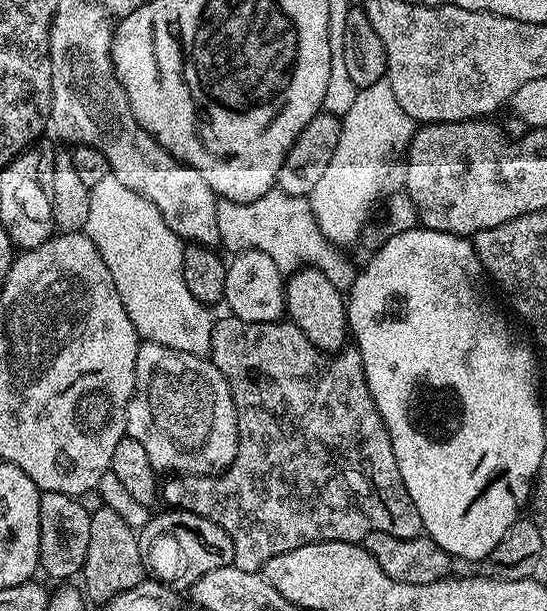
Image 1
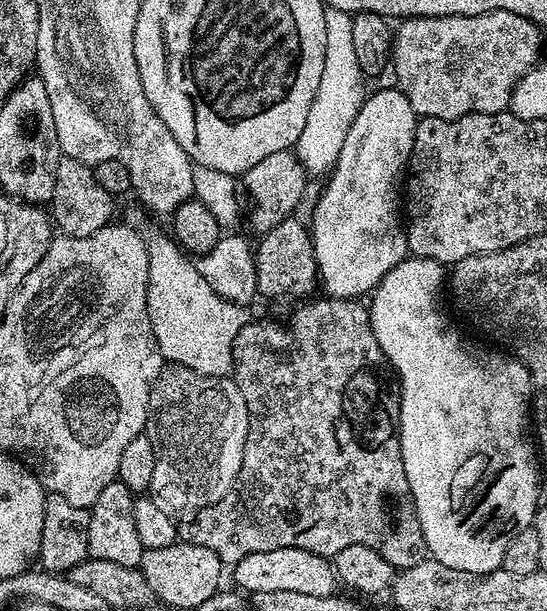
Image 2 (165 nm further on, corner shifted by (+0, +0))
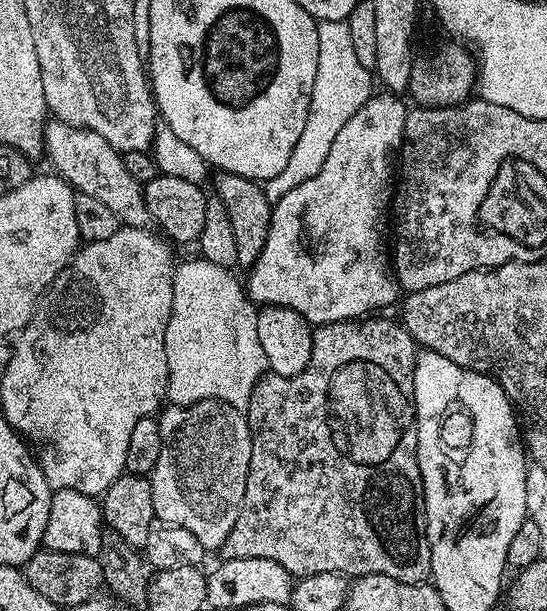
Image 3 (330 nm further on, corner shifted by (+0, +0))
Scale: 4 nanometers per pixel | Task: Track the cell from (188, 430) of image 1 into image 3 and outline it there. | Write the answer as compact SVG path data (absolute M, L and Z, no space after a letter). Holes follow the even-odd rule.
M203 400L193 404L169 403L159 413L158 419L162 434L162 455L158 458L158 466L154 466L154 470L150 473L154 494L154 517L162 522L170 522L174 526L182 526L182 530L190 530L190 534L194 534L194 538L198 538L198 542L202 542L206 550L218 550L226 542L230 530L234 530L234 522L238 518L238 510L242 510L242 498L246 494L246 474L250 470L250 450L252 449L252 432L248 428L248 417L241 409L221 400Z

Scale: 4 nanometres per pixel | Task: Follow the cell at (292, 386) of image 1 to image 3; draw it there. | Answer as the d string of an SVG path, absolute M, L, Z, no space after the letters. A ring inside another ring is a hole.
M357 318L339 320L333 324L319 325L312 334L310 362L297 376L265 374L254 386L246 409L248 428L252 432L250 470L246 474L246 494L242 498L242 510L234 522L234 530L218 549L225 560L234 558L270 558L278 562L293 577L299 578L319 572L338 572L349 578L366 574L386 574L398 578L398 582L425 583L432 575L430 542L426 534L424 513L424 483L418 466L418 434L416 433L416 403L414 402L414 370L418 345L403 323L392 320Z

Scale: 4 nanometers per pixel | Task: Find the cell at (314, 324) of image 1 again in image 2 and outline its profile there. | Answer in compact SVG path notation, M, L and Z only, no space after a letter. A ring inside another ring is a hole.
M289 218L278 222L273 229L269 230L266 233L263 233L259 237L260 245L257 243L254 248L254 255L256 257L256 291L261 297L269 296L272 300L280 300L283 296L304 296L300 298L308 298L313 295L312 291L317 291L318 288L318 277L316 275L316 259L314 258L314 252L312 250L312 237L310 235L309 229L306 227L306 224L298 219Z

